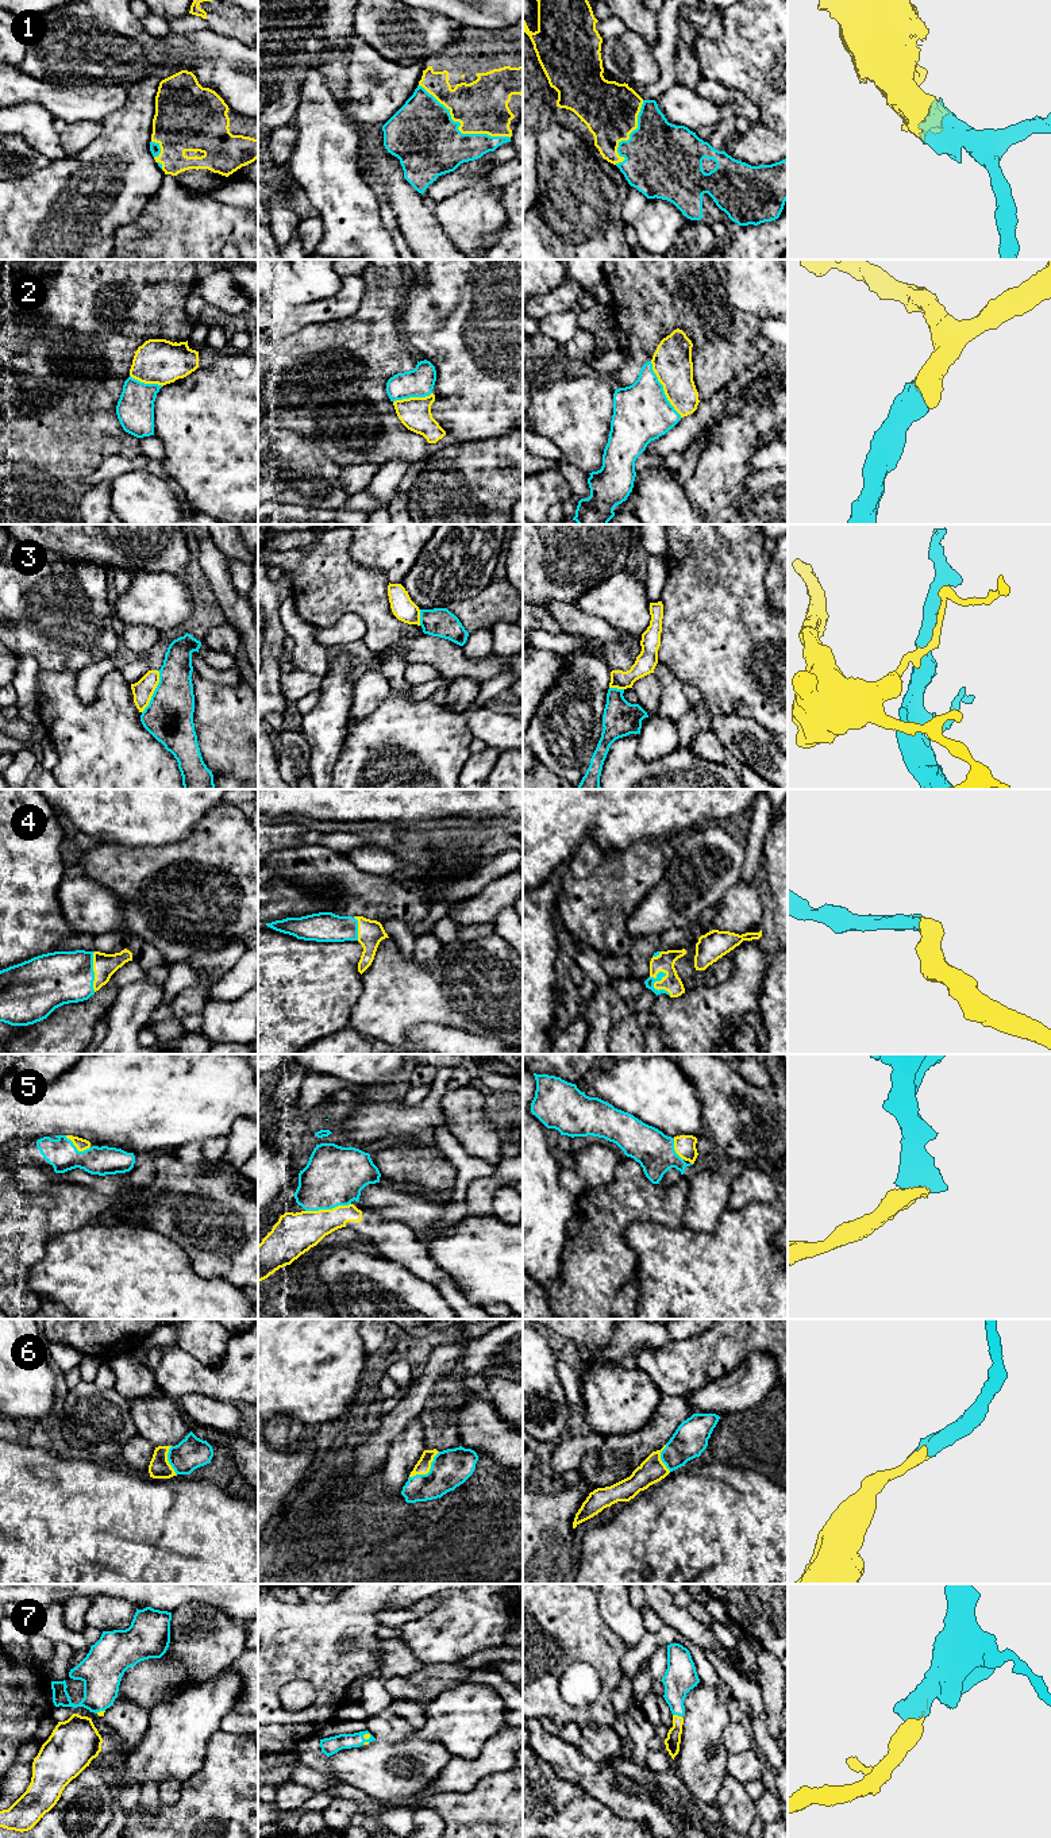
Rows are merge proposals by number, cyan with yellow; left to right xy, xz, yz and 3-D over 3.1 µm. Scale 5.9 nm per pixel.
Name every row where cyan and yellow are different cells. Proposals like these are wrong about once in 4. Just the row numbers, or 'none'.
3

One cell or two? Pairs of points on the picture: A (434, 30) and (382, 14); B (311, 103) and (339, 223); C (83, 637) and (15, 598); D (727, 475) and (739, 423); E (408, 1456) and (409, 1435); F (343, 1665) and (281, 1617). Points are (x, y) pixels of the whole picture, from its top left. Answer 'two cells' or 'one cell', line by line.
A: one cell
B: one cell
C: one cell
D: one cell
E: one cell
F: one cell

